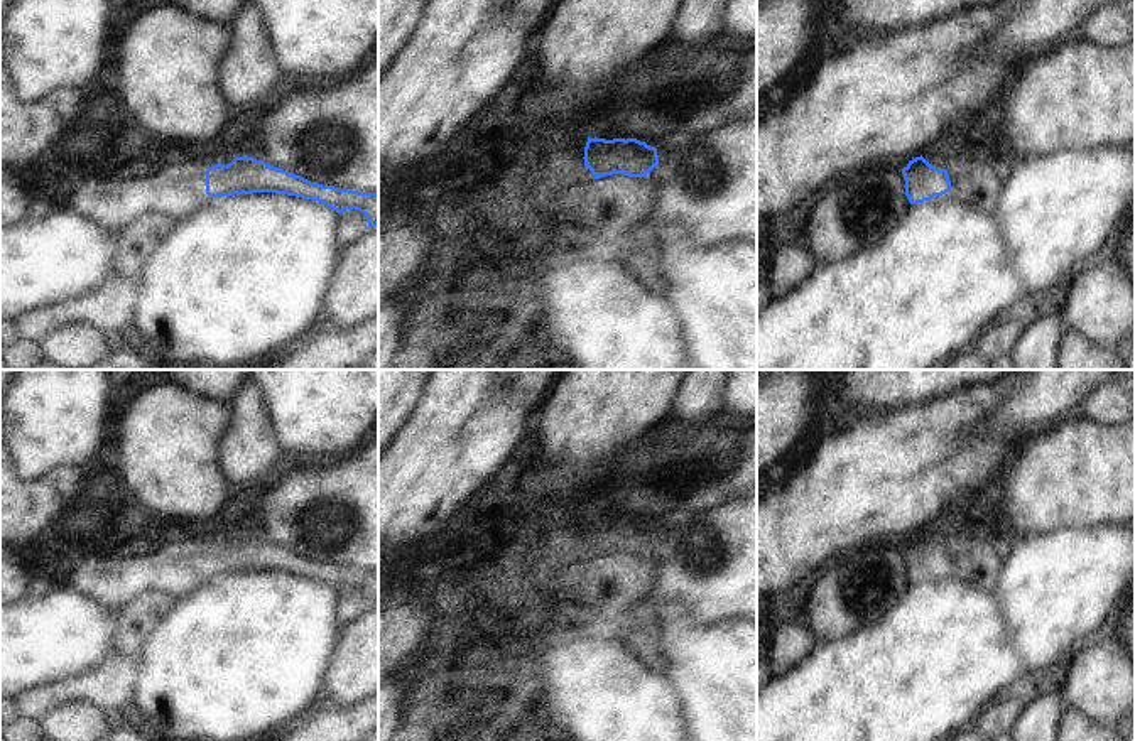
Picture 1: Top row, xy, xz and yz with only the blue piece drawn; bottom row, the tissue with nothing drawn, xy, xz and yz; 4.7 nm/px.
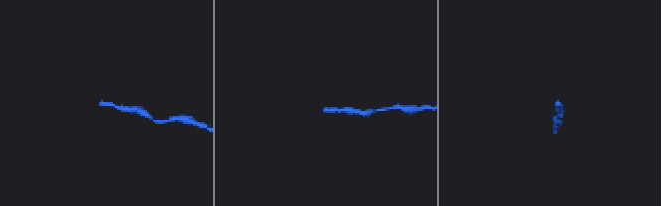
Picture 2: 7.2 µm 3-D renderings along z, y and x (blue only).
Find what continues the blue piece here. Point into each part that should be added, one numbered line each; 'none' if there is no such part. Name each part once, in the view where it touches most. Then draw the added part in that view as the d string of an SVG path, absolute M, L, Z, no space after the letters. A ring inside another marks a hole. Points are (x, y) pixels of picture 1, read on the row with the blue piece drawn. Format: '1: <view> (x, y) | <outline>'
1: xy (176, 188) | M184 152L128 172L88 170L74 176L59 197L79 216L115 233L145 213L179 221L211 199L206 169L233 159L228 152Z

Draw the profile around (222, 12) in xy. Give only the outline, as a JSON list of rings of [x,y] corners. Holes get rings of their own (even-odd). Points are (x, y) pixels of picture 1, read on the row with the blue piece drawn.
[[[150,0],[155,5],[181,7],[201,19],[228,25],[248,0]]]

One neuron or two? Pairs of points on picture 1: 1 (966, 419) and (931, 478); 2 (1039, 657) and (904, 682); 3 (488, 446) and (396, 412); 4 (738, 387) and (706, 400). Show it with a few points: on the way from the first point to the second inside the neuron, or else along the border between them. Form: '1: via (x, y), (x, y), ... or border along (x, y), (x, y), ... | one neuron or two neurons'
1: via (963, 434), (934, 463) | one neuron
2: border along (1007, 625), (1010, 640), (1029, 670) | two neurons
3: border along (426, 387), (412, 417), (396, 438) | two neurons
4: border along (723, 387), (720, 414) | two neurons

